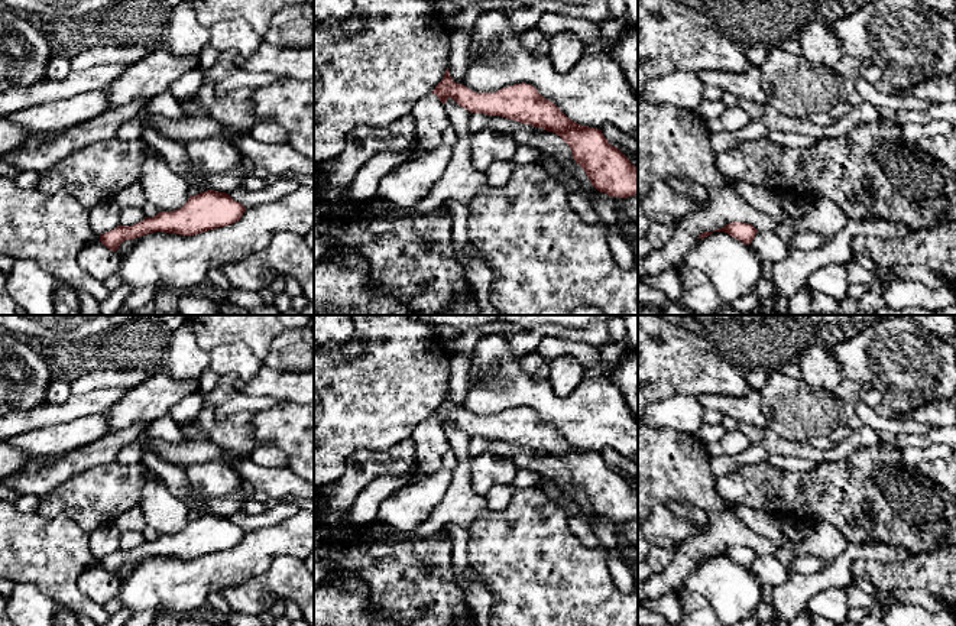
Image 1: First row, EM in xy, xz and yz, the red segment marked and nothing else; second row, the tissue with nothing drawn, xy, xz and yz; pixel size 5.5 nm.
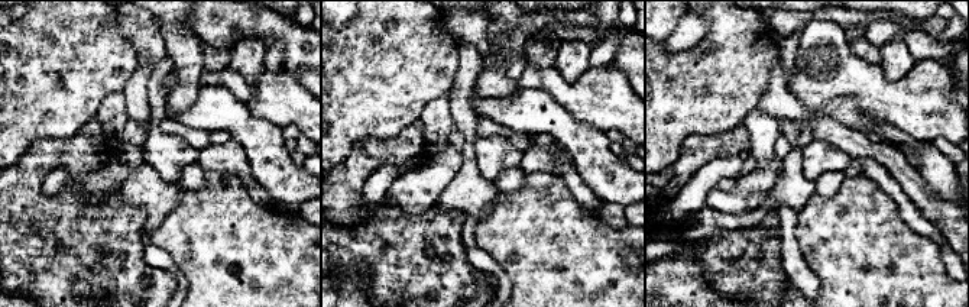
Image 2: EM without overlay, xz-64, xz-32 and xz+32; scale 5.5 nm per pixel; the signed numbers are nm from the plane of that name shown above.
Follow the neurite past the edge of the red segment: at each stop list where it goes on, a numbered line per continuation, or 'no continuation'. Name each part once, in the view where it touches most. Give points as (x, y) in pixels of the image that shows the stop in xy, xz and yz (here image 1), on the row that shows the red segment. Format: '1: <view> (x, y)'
no continuation

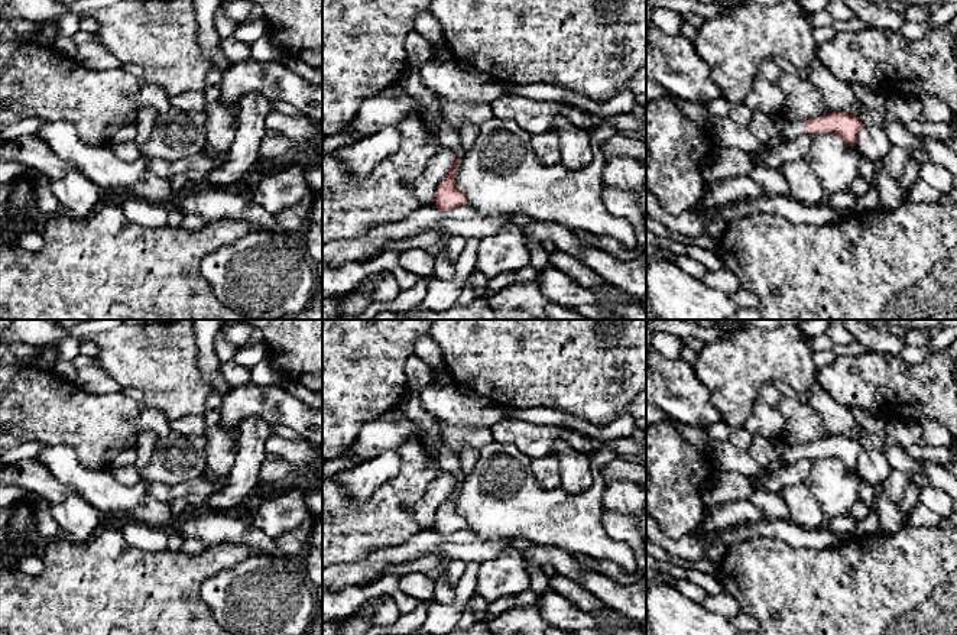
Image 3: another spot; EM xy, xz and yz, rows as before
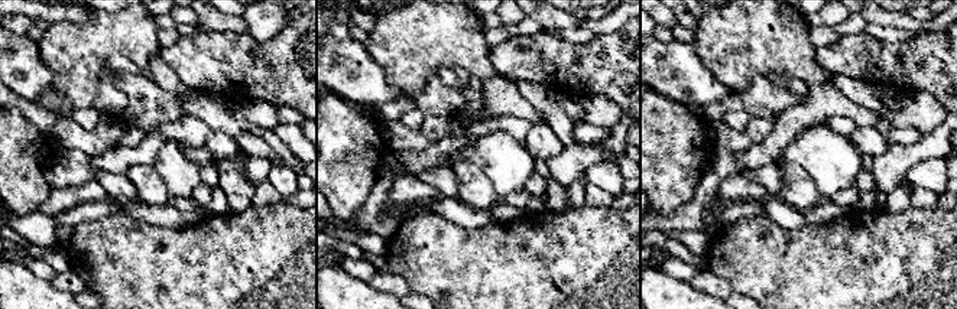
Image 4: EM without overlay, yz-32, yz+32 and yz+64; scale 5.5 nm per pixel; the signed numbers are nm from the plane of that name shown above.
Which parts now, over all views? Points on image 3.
1: yz (790, 130)

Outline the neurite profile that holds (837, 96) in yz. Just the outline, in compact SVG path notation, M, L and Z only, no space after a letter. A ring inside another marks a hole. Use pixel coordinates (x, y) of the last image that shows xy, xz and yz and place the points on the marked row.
M811 65L807 71L808 81L821 93L823 101L831 111L846 111L859 116L860 101L850 85L837 80L828 69Z

